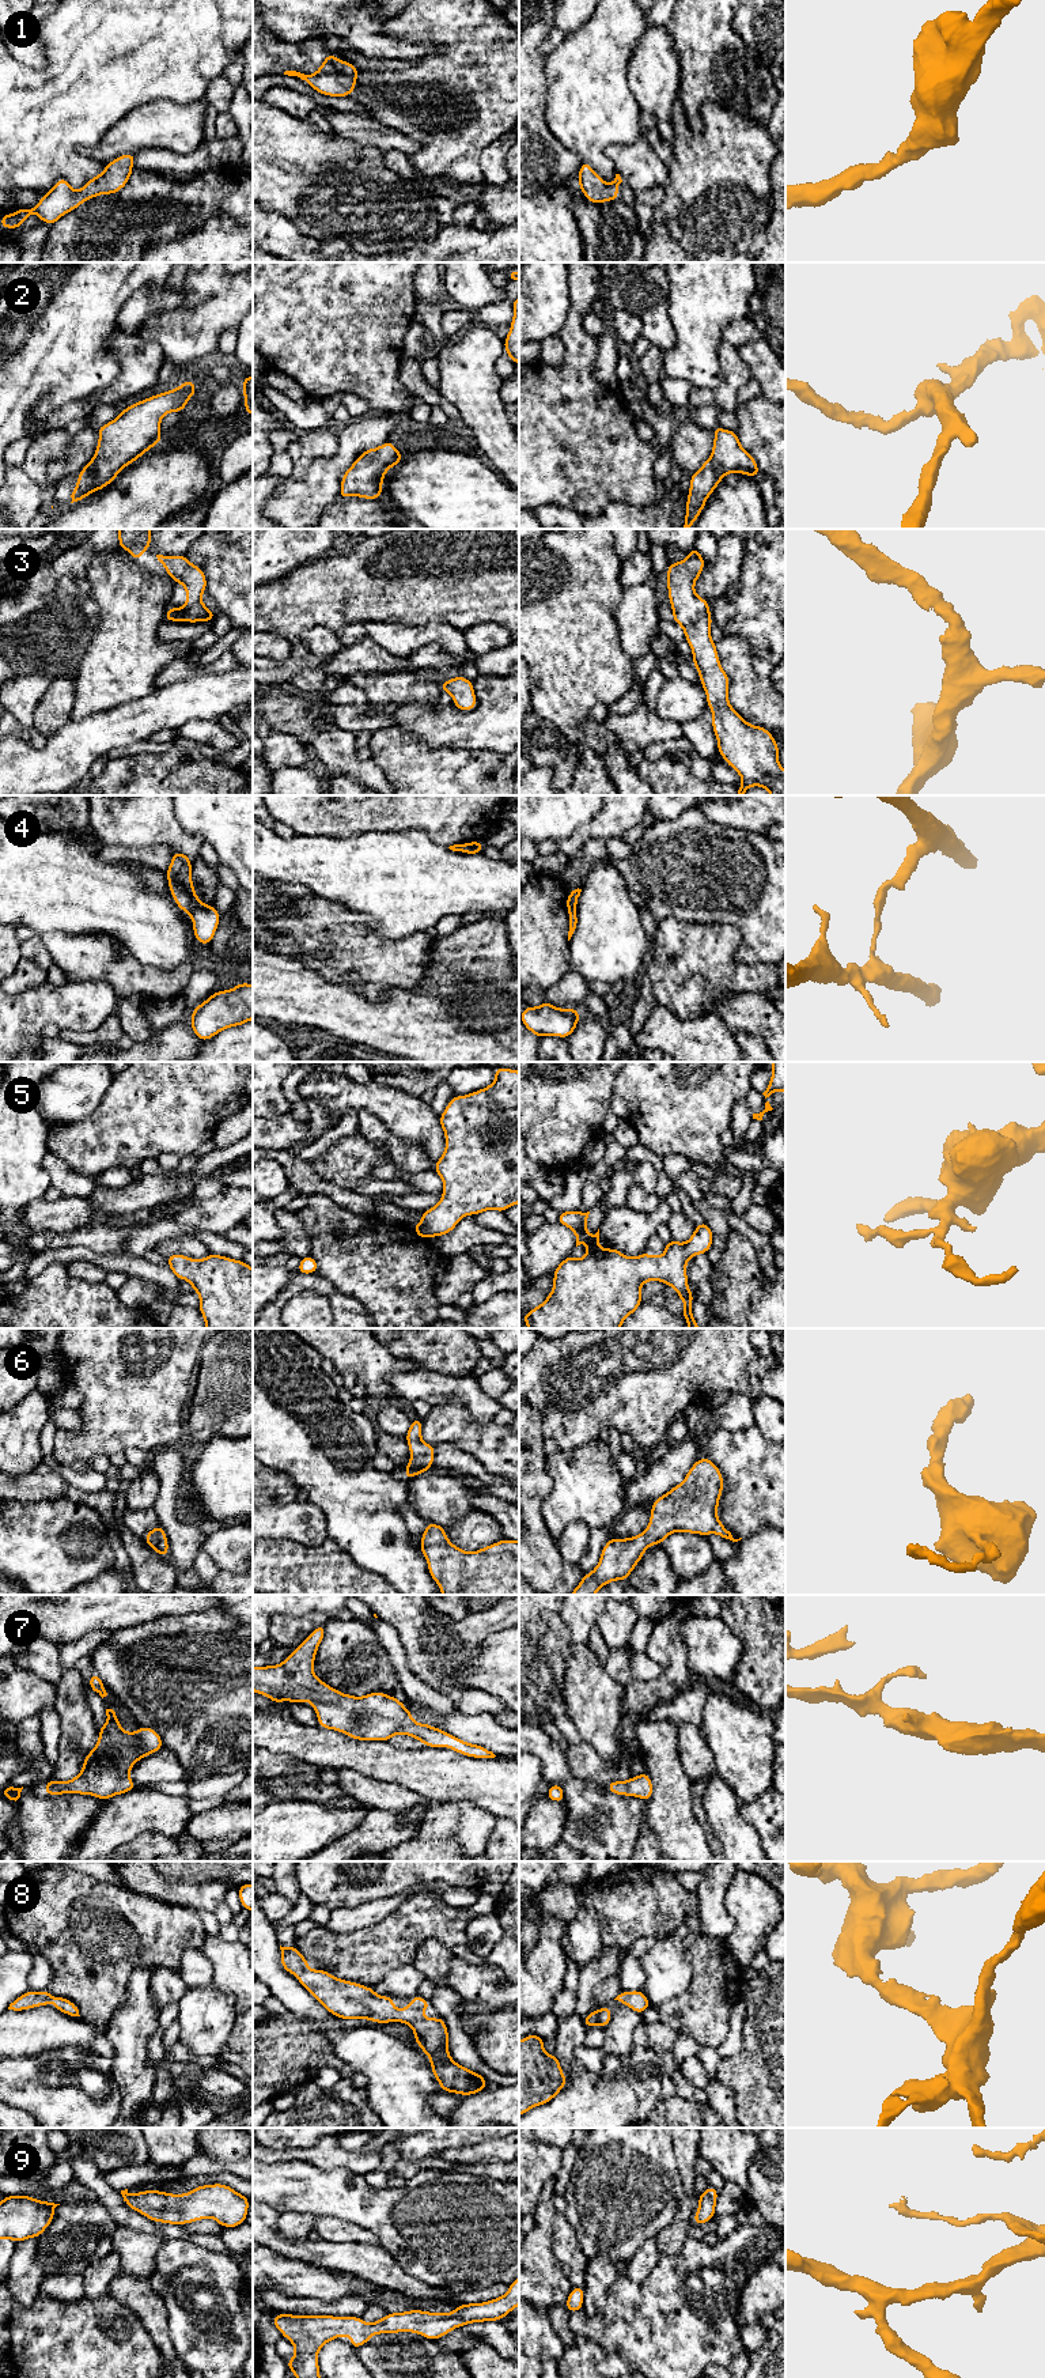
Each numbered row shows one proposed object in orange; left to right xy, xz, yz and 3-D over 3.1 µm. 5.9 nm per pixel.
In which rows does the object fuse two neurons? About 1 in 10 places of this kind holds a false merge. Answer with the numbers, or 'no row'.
4

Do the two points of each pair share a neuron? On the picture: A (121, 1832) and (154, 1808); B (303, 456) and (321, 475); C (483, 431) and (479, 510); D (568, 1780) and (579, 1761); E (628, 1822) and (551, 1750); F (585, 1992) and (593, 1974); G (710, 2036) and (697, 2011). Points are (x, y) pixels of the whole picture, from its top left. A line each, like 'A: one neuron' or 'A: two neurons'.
A: one neuron
B: two neurons
C: two neurons
D: two neurons
E: one neuron
F: one neuron
G: one neuron

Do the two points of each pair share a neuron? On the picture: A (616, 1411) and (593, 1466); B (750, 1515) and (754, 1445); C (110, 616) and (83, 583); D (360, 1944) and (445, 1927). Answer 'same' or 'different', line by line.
A: different
B: same
C: different
D: same

